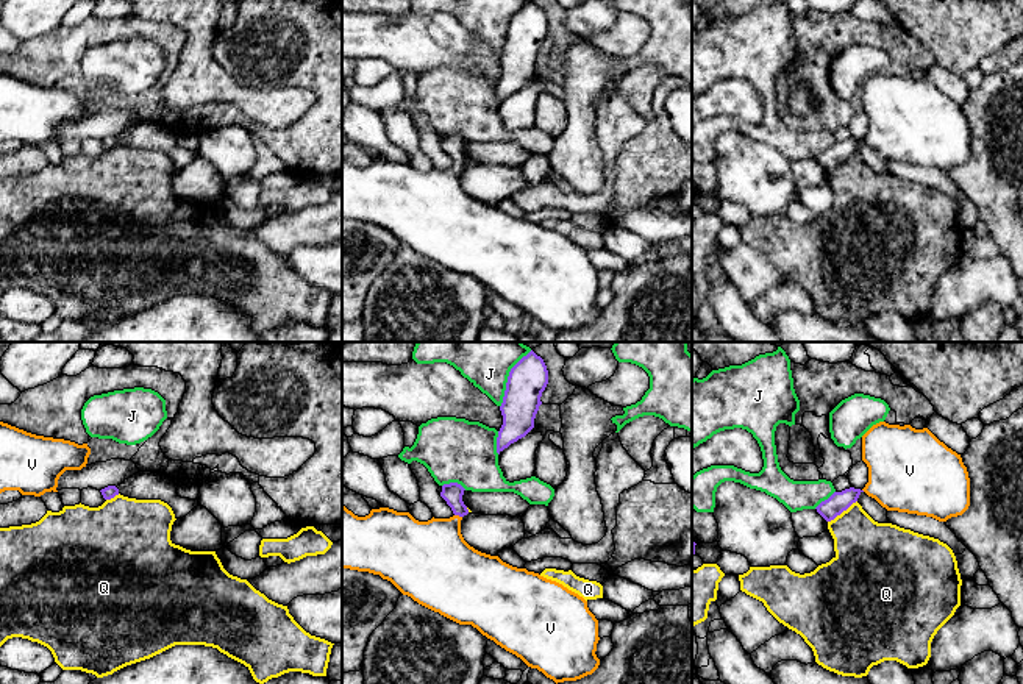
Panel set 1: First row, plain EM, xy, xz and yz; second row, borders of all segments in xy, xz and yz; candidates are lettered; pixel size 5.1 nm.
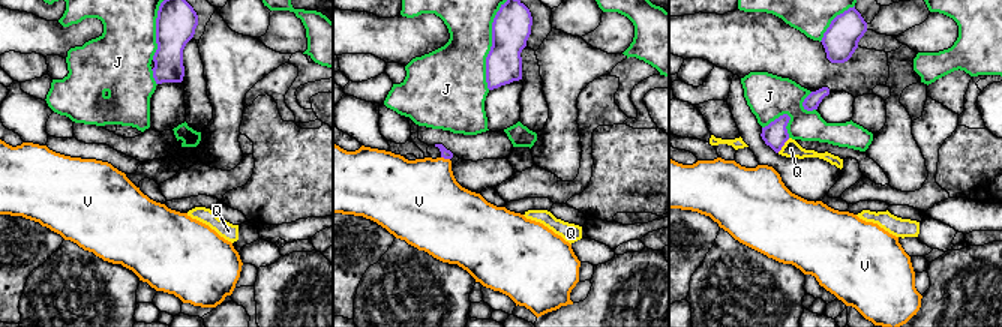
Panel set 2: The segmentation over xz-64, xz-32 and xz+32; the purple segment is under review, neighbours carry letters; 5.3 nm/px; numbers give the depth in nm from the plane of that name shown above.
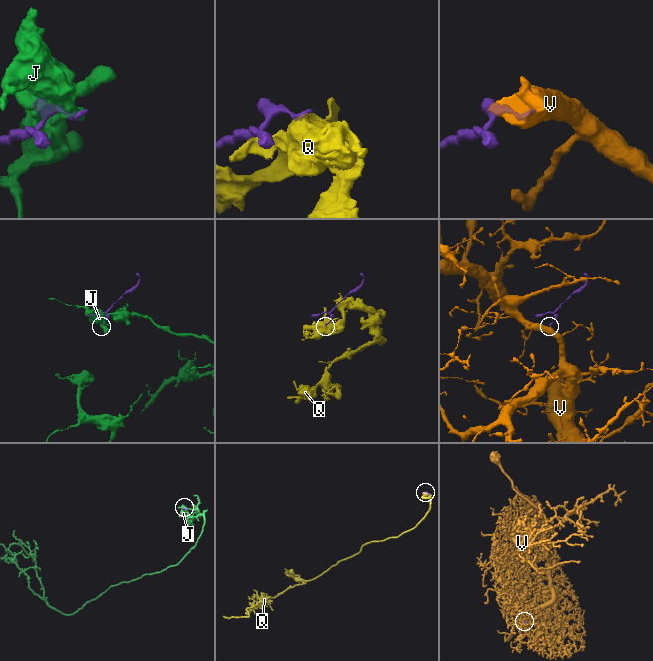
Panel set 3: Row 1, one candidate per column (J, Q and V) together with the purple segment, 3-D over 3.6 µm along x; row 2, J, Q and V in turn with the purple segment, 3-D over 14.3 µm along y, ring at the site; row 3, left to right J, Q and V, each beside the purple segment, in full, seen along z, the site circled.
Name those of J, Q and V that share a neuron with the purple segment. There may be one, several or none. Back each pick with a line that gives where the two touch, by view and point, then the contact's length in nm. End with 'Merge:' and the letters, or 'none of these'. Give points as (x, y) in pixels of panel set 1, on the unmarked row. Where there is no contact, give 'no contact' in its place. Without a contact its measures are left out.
V: meets purple in xz at (458, 164); contact 40 nm long
Merge: V

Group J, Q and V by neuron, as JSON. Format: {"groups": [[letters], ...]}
{"groups": [["J"], ["Q"], ["V"]]}

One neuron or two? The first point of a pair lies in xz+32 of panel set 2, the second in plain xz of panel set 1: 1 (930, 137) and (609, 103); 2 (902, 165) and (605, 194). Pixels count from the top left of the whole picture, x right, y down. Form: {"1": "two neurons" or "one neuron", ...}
{"1": "one neuron", "2": "two neurons"}

